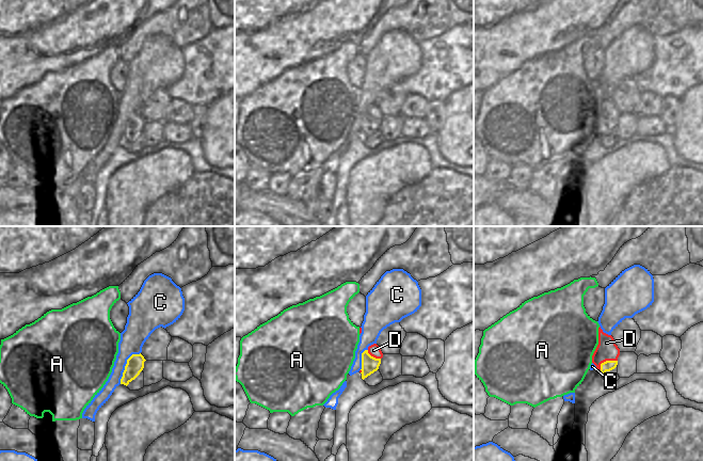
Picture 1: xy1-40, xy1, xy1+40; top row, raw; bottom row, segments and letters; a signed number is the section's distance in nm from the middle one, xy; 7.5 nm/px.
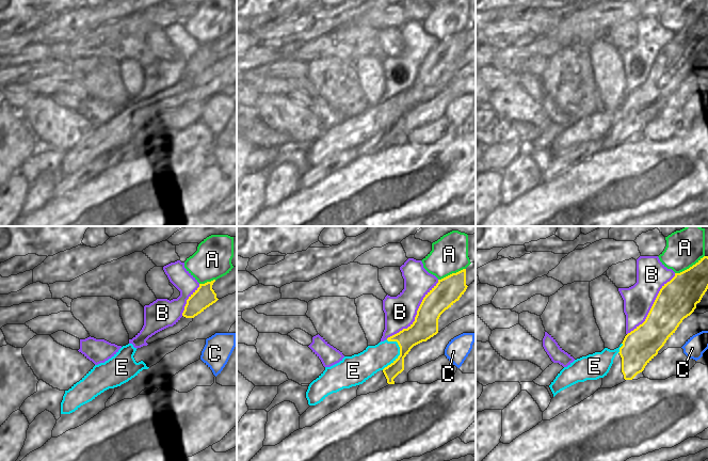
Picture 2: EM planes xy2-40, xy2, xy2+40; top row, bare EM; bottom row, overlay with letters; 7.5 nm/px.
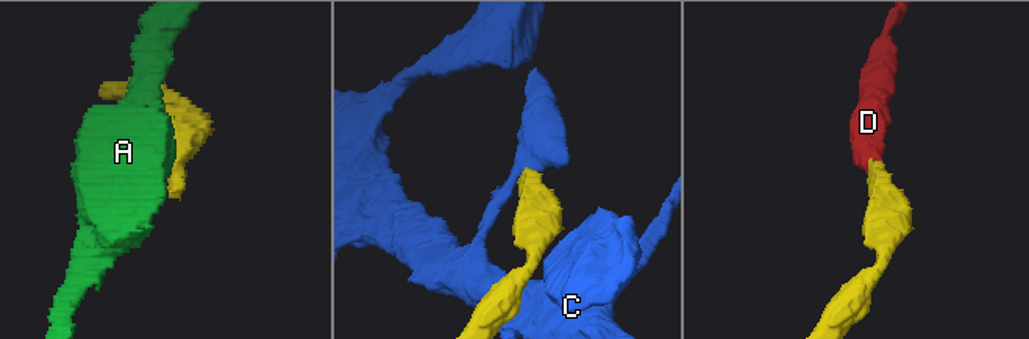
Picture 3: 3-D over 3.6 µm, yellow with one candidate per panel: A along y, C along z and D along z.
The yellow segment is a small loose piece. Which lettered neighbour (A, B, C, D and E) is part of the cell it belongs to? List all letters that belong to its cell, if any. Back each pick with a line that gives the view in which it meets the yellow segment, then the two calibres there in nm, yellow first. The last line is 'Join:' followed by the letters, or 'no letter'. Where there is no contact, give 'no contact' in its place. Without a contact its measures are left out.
D: xy1+40 | 80/160 nm
Join: D

